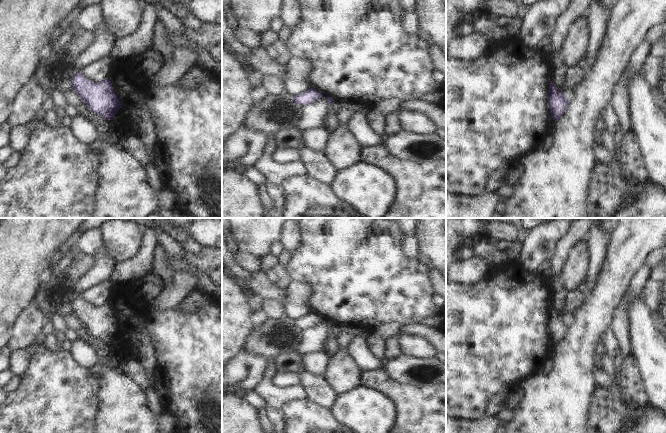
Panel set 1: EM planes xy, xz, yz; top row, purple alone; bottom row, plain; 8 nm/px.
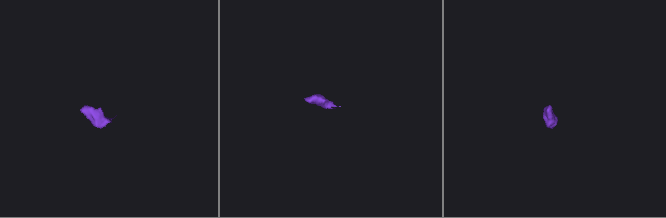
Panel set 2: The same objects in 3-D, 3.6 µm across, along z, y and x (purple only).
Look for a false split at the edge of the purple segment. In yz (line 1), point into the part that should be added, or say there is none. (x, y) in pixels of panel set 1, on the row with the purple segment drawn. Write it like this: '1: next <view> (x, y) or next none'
1: next none

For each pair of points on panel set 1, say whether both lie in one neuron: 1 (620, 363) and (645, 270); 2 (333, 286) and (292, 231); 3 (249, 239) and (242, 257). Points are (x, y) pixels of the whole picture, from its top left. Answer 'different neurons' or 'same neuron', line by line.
1: different neurons
2: different neurons
3: different neurons

